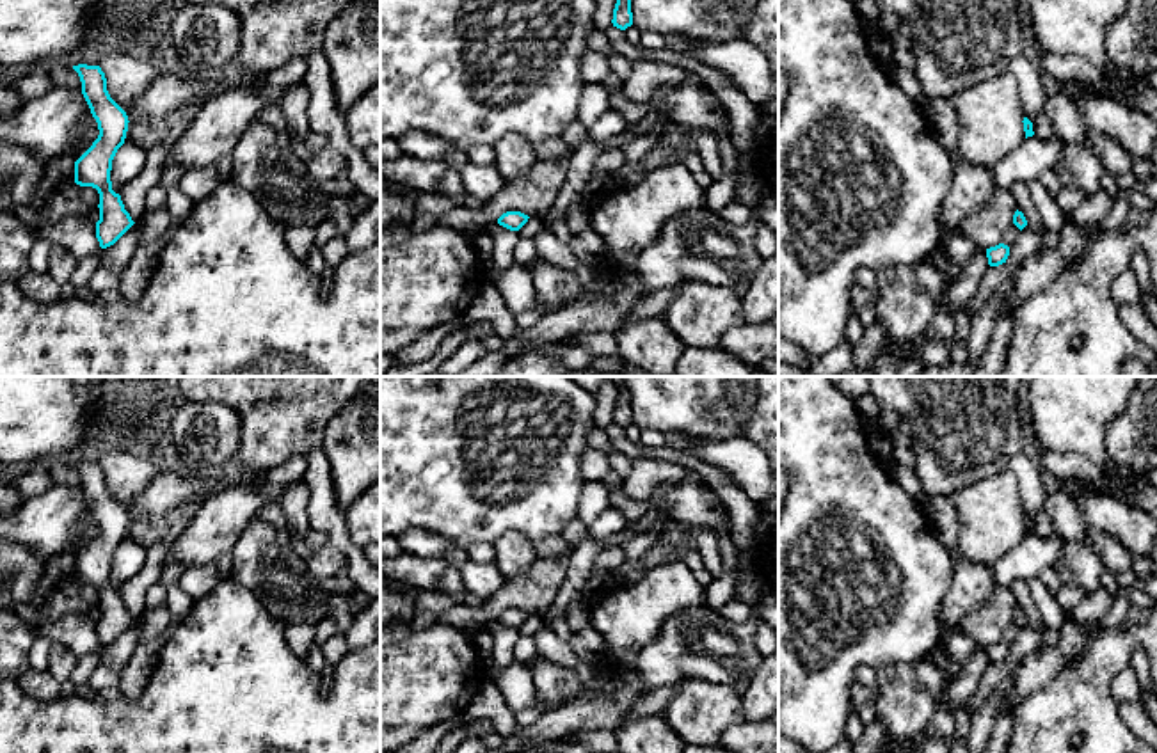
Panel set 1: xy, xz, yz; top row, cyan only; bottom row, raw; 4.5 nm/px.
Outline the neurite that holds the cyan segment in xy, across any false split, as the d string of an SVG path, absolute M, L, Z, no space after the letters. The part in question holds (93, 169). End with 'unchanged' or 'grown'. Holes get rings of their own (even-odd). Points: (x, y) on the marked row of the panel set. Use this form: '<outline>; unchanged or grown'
M78 64L73 69L80 76L82 94L100 130L92 146L75 162L75 183L92 186L100 194L96 238L100 247L107 249L135 224L110 181L112 160L124 144L130 121L126 112L110 98L100 66Z; unchanged

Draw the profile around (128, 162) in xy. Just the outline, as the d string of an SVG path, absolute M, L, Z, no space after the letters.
M124 142L114 160L110 170L110 181L117 185L126 185L133 178L137 178L146 165L146 153L133 142Z

